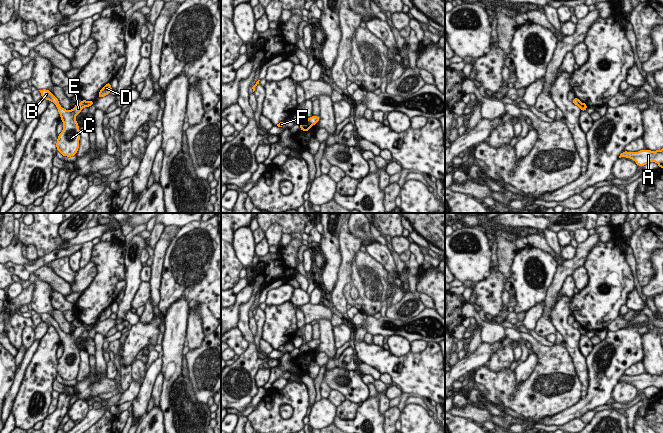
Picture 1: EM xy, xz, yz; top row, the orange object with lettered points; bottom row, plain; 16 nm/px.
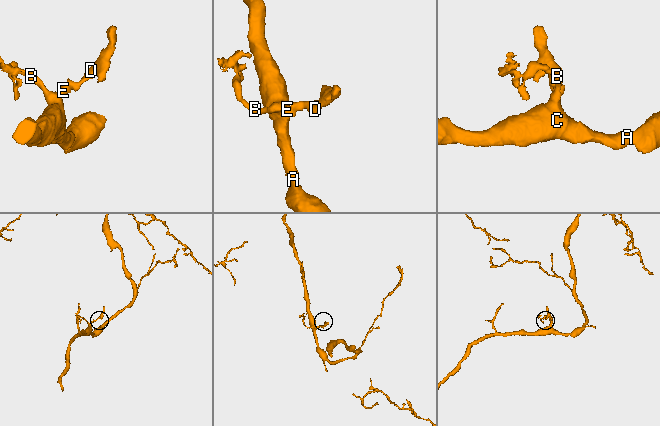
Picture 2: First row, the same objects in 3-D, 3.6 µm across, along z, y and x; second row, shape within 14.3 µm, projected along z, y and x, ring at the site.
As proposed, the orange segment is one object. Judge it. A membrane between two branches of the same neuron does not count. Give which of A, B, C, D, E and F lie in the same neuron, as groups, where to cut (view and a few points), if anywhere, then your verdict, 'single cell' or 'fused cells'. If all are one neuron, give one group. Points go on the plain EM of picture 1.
groups A B C E F / D; cut xz (305, 344), (311, 349); fused cells

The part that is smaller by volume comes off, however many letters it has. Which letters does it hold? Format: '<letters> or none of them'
D

